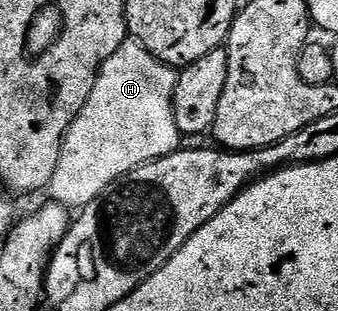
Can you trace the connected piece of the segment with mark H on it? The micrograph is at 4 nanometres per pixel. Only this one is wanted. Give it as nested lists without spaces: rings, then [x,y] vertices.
[[[130,38],[121,46],[117,46],[116,52],[101,66],[97,82],[93,82],[89,102],[85,102],[81,114],[77,114],[77,118],[65,134],[57,158],[57,170],[53,170],[53,178],[49,185],[50,199],[56,204],[63,204],[68,210],[82,210],[88,204],[96,203],[108,188],[134,168],[176,151],[180,147],[179,140],[181,141],[179,127],[173,118],[176,86],[176,69],[153,58],[153,54],[145,50],[145,46]]]

